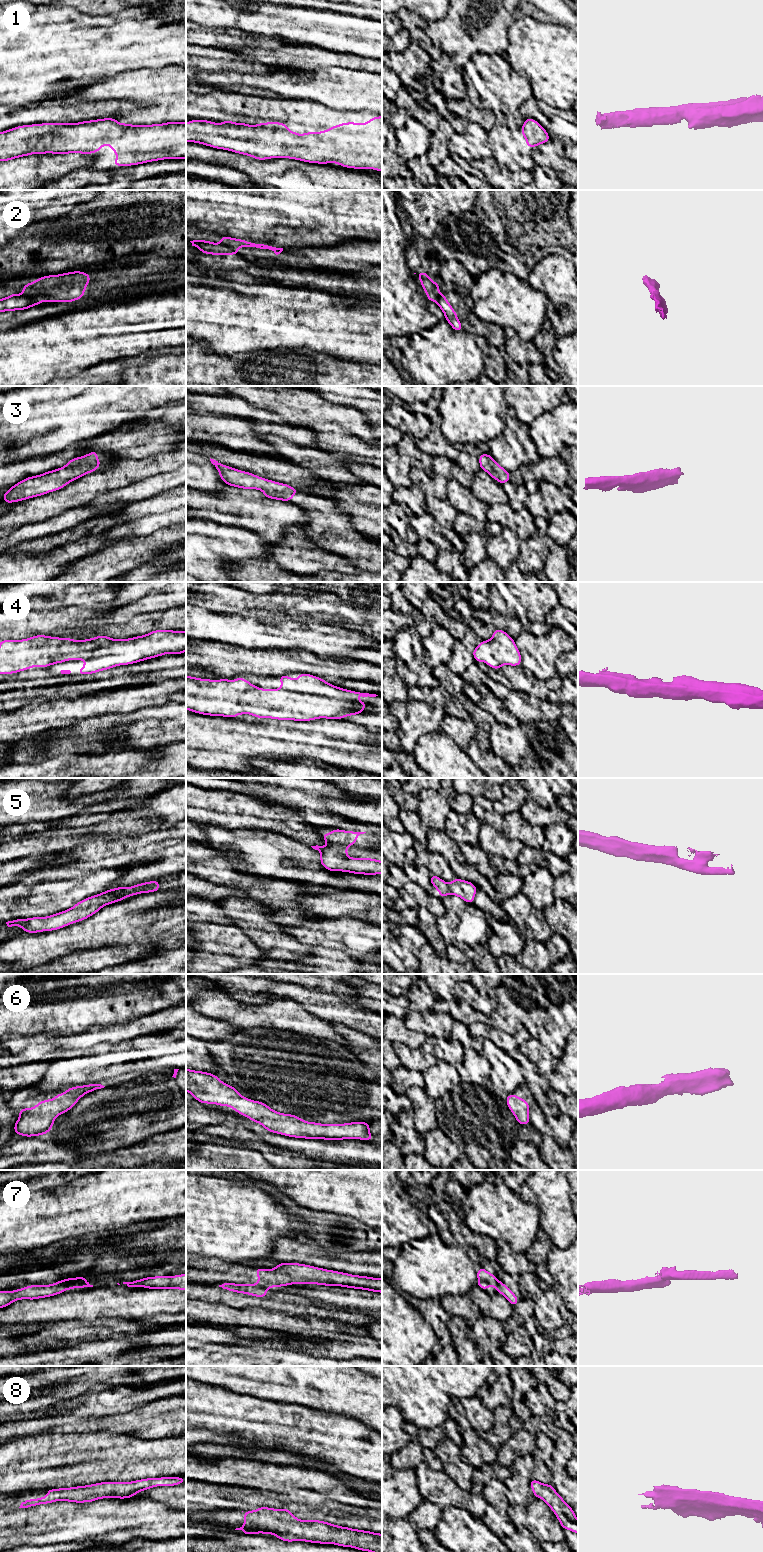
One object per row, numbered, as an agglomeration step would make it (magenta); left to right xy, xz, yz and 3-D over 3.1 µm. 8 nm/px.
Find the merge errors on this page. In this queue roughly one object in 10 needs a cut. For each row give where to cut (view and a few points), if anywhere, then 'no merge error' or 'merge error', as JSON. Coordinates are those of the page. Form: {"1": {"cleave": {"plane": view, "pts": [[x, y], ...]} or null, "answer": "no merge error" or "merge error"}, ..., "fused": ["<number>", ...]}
{"1": {"cleave": null, "answer": "no merge error"}, "2": {"cleave": null, "answer": "no merge error"}, "3": {"cleave": null, "answer": "no merge error"}, "4": {"cleave": null, "answer": "no merge error"}, "5": {"cleave": null, "answer": "no merge error"}, "6": {"cleave": null, "answer": "no merge error"}, "7": {"cleave": {"plane": "xz", "pts": [[256, 1284], [265, 1289]]}, "answer": "merge error"}, "8": {"cleave": null, "answer": "no merge error"}, "fused": ["7"]}

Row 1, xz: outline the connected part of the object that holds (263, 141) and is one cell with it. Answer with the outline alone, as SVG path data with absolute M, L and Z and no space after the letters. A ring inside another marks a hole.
M382 116L362 124L343 122L327 130L304 134L292 132L282 122L247 125L225 120L218 124L196 119L186 123L186 142L257 160L289 158L382 172Z

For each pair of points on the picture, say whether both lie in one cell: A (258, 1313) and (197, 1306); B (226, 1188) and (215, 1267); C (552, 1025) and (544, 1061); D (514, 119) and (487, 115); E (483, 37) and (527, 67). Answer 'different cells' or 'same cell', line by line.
A: same cell
B: different cells
C: different cells
D: different cells
E: different cells

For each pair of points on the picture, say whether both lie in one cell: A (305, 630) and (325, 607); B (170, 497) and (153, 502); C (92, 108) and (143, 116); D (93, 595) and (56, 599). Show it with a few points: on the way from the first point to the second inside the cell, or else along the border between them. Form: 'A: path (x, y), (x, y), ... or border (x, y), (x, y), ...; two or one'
A: border (288, 618), (300, 622), (334, 625); two
B: path (166, 501), (157, 502); one
C: border (135, 110), (130, 113); two
D: path (84, 595), (65, 595); one

